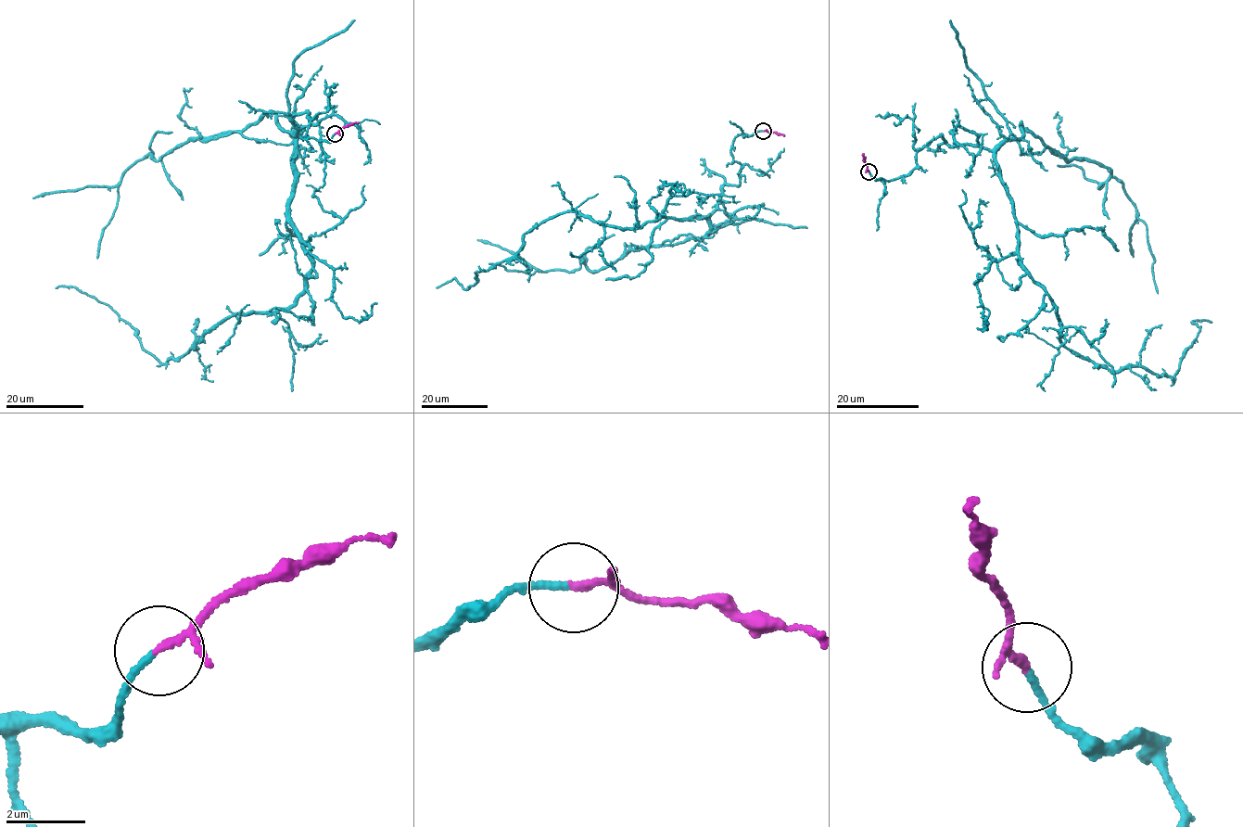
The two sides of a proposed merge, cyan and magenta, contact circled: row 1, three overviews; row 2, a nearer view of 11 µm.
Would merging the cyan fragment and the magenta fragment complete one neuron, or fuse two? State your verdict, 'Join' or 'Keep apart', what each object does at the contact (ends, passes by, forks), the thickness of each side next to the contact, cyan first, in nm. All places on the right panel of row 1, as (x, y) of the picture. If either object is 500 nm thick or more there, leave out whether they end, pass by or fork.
Join. At the ring cyan ends. At the ring magenta passes by. Thickness 150 nm (cyan) against 120 nm

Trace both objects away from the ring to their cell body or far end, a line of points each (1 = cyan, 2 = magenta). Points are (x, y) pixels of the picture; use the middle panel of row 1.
1: (762, 131), (735, 136), (740, 181), (707, 217), (635, 228), (562, 212), (467, 290), (437, 287)
2: (763, 131), (784, 136)

